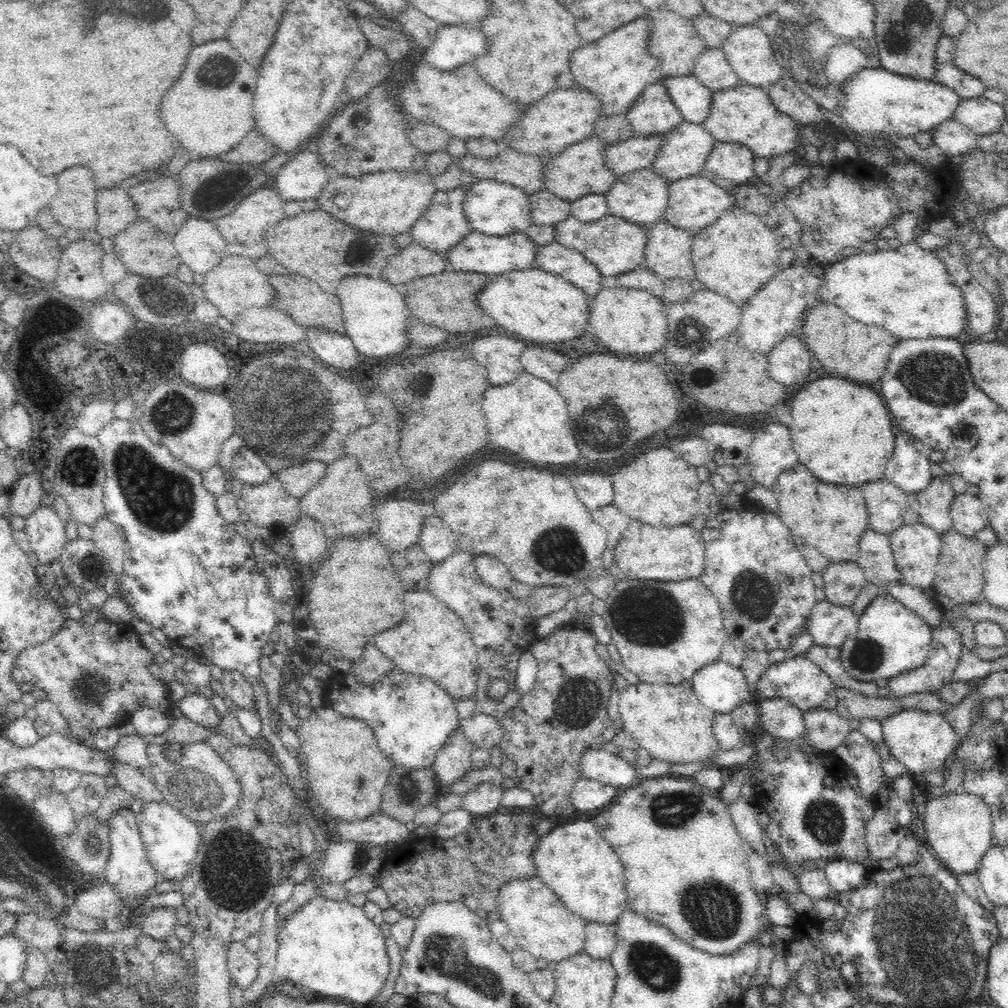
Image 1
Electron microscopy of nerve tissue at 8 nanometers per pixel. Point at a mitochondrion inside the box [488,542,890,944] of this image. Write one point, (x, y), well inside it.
(652, 618)

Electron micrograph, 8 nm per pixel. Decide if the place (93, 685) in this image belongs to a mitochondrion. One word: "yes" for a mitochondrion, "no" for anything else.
yes

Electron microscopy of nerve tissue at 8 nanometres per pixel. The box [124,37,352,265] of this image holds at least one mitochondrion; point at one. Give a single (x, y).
(214, 73)

